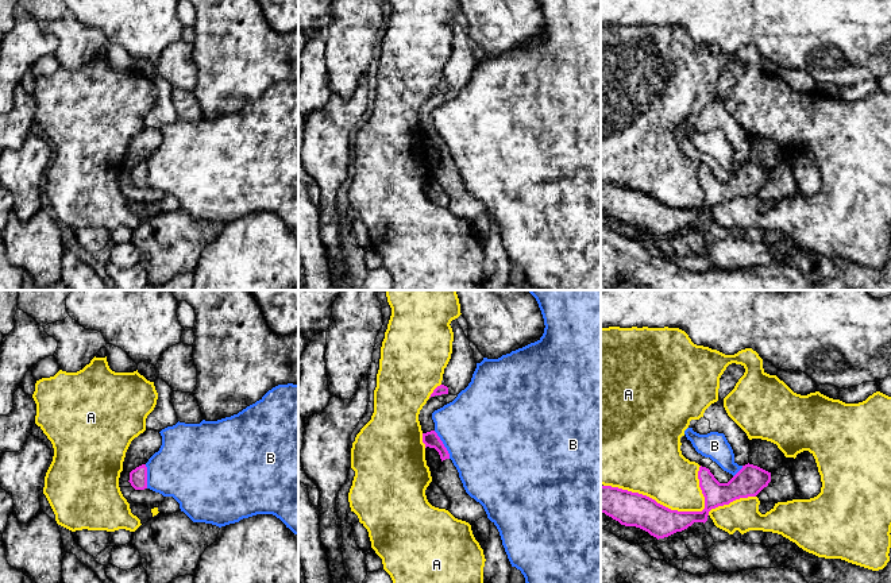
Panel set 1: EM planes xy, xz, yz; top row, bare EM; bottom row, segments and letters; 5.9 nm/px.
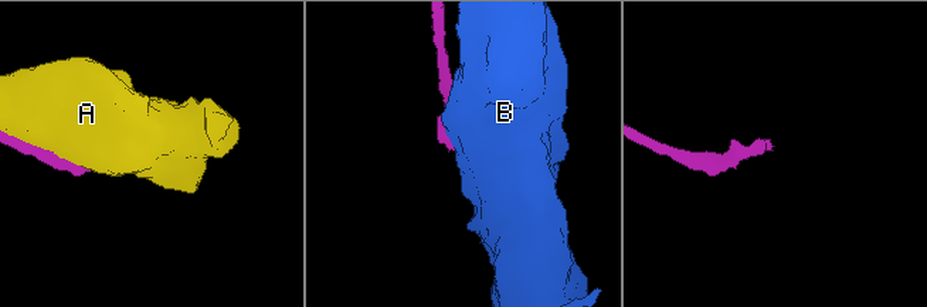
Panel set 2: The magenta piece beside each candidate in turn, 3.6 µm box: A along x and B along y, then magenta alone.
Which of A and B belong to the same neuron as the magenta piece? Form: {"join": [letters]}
{"join": []}

